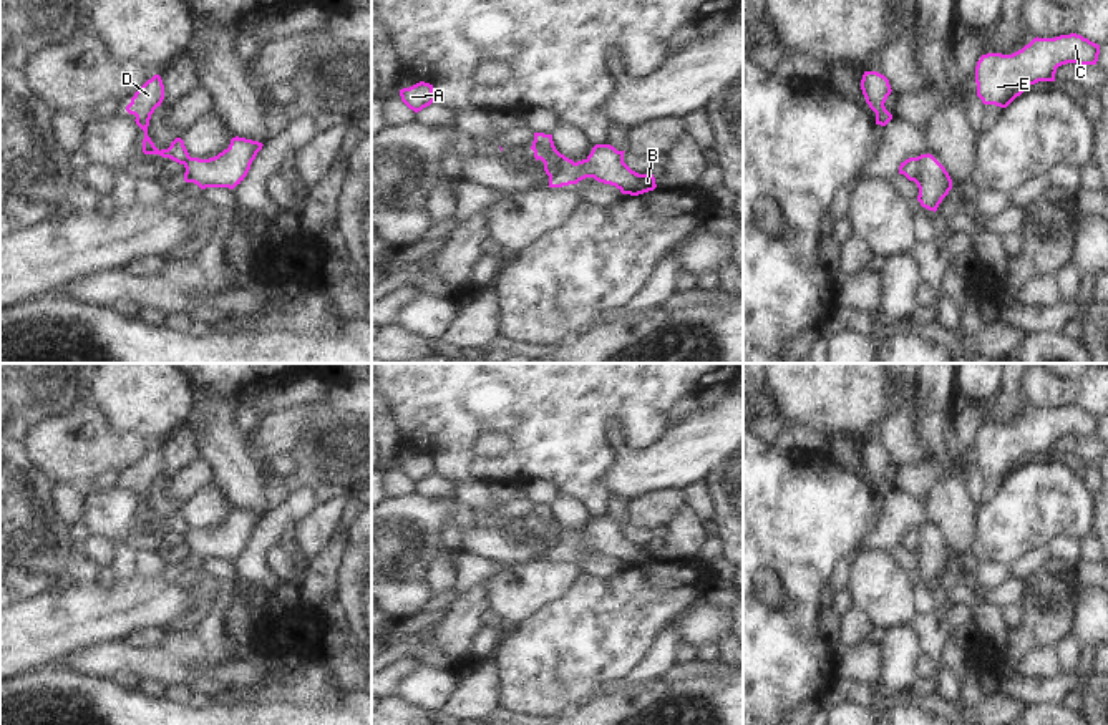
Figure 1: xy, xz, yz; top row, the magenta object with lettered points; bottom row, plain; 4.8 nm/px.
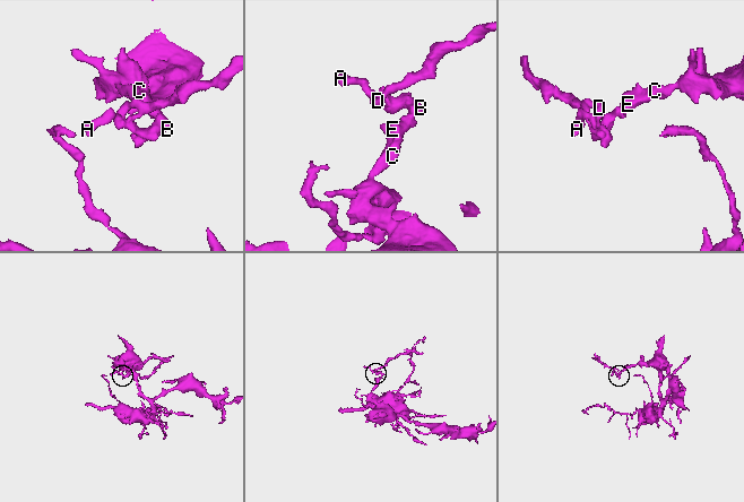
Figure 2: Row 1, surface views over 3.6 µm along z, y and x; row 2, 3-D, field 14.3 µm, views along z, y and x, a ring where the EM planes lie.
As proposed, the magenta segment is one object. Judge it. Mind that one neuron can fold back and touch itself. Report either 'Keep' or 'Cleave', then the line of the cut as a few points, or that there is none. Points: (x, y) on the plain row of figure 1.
Cleave. Split along xz (534, 521), (551, 521), (556, 526), (559, 533), (556, 546)

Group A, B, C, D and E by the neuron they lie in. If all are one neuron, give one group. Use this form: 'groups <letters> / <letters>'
groups A B C E / D

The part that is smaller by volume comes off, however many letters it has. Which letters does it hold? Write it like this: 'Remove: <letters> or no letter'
Remove: D

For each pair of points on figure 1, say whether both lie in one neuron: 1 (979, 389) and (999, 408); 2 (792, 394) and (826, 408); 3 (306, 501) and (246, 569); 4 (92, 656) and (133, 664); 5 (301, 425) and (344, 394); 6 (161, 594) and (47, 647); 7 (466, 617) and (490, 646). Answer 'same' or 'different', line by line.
1: different
2: same
3: same
4: same
5: same
6: same
7: different

